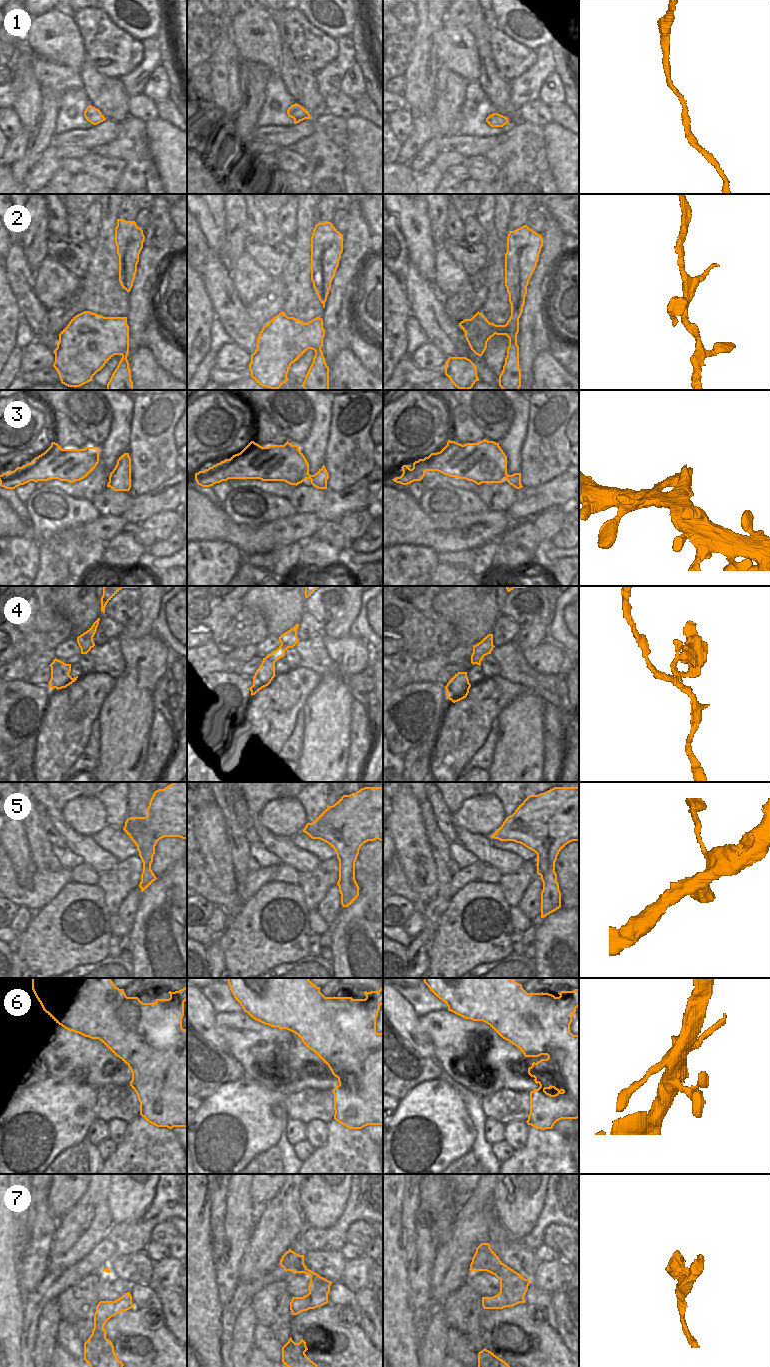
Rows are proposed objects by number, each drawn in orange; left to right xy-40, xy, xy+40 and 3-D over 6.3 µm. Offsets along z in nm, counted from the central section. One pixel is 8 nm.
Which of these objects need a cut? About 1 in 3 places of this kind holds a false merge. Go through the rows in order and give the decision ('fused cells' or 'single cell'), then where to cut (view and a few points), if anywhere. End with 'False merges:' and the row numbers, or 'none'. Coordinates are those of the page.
1: single cell; cut none
2: fused cells; cut xy+40 (505, 325), (505, 330), (496, 334)
3: single cell; cut none
4: fused cells; cut xy (265, 657), (275, 661)
5: single cell; cut none
6: single cell; cut none
7: single cell; cut none
False merges: 2, 4

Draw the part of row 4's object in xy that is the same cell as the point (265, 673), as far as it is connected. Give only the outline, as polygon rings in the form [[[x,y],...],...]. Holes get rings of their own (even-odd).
[[[263,658],[261,665],[253,677],[253,685],[249,688],[251,696],[268,686],[275,676],[275,661]]]

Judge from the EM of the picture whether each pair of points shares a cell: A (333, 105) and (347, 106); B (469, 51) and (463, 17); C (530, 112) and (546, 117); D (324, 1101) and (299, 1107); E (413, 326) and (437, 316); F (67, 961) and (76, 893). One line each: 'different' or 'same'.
A: same
B: different
C: same
D: same
E: different
F: same

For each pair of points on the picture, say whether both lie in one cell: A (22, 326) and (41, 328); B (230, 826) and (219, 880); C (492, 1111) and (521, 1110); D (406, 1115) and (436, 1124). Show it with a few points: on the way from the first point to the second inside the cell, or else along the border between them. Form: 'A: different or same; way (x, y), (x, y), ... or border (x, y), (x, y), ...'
A: different; border (21, 316), (30, 328), (35, 340)
B: different; border (222, 818), (224, 833), (233, 864)
C: same; way (499, 1110), (514, 1110)
D: same; way (413, 1122), (415, 1124), (429, 1124)

